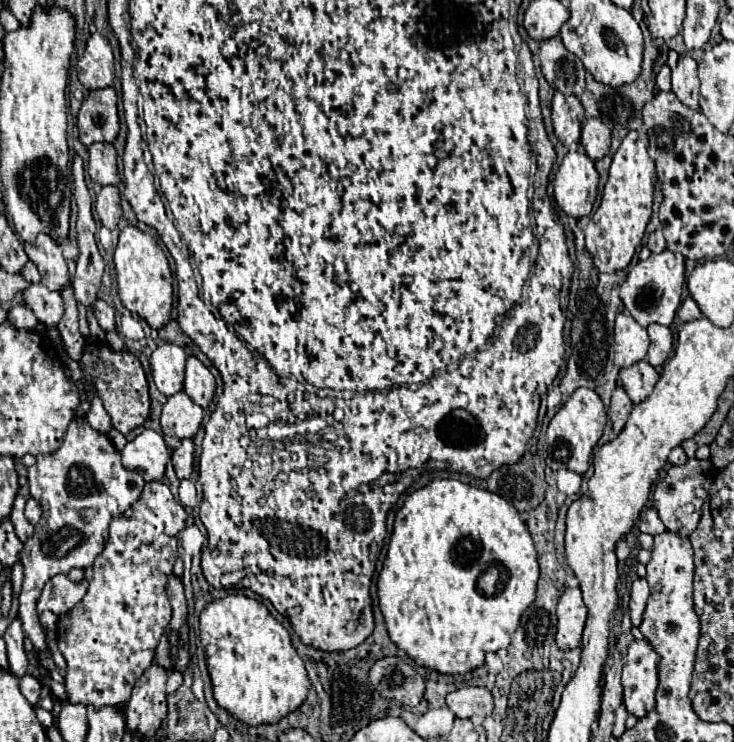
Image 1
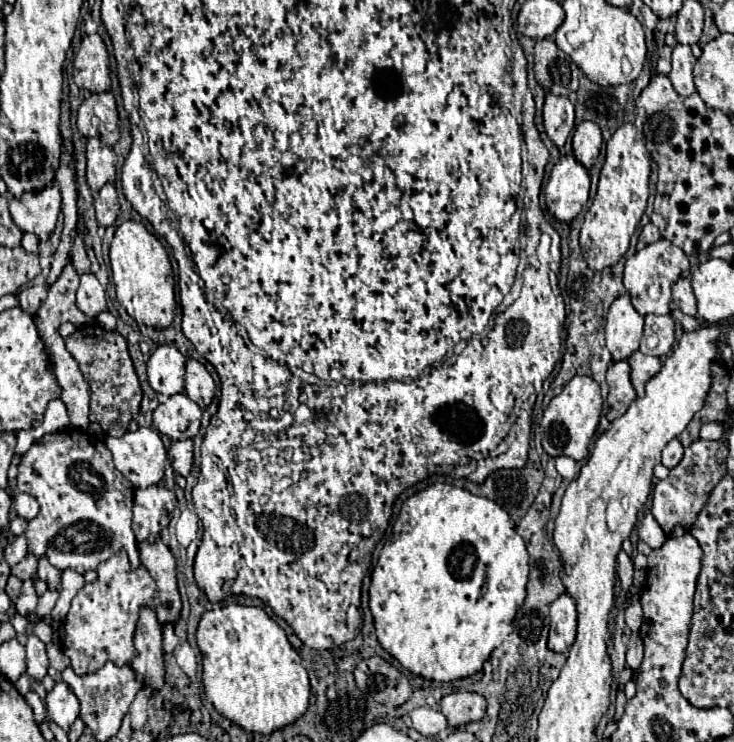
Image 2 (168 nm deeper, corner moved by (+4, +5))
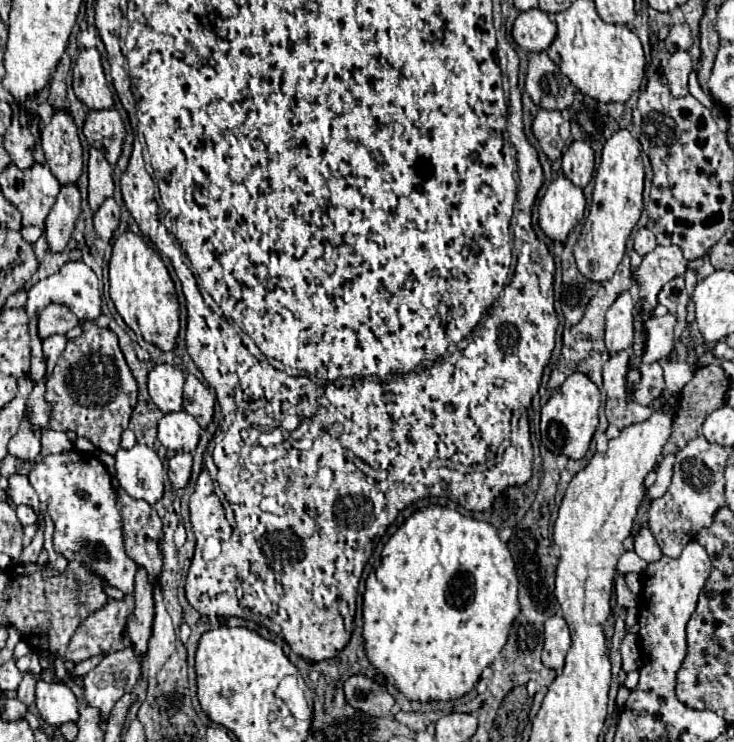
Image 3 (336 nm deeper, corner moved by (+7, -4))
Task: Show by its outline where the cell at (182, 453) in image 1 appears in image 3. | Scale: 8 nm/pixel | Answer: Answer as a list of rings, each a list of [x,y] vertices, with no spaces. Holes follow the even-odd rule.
[[[176,452],[170,458],[170,468],[168,468],[168,476],[174,488],[184,488],[190,480],[190,472],[192,472],[192,454],[186,452]]]

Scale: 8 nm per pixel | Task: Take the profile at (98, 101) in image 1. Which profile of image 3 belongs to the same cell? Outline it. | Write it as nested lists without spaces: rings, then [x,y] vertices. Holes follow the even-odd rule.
[[[94,110],[84,122],[84,136],[88,144],[102,150],[108,162],[114,166],[122,154],[122,142],[126,138],[124,122],[118,110]]]

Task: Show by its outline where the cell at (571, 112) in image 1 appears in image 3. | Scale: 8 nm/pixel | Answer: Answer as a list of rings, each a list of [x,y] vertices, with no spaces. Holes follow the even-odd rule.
[[[540,108],[532,122],[532,132],[542,152],[550,160],[556,160],[562,156],[566,142],[570,138],[570,122],[562,117],[561,112]]]

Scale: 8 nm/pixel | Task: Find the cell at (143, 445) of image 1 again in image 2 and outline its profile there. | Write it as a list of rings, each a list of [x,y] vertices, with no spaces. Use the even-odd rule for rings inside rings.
[[[139,427],[123,437],[107,437],[105,445],[113,453],[115,467],[133,483],[133,487],[157,485],[163,479],[167,449],[159,431]]]

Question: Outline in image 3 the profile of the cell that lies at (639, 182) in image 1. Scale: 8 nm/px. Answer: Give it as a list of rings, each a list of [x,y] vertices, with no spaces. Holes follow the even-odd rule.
[[[618,130],[604,144],[602,160],[594,176],[590,212],[574,246],[576,266],[586,278],[600,282],[614,276],[624,256],[626,240],[636,222],[640,220],[642,188],[644,188],[644,164],[640,158],[640,146],[628,130]]]

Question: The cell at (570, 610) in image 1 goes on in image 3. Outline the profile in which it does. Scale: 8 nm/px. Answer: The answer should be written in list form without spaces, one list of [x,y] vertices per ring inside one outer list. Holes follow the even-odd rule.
[[[556,614],[546,622],[544,650],[542,650],[544,666],[560,672],[564,668],[564,658],[568,648],[570,648],[570,632],[566,620],[560,614]]]

